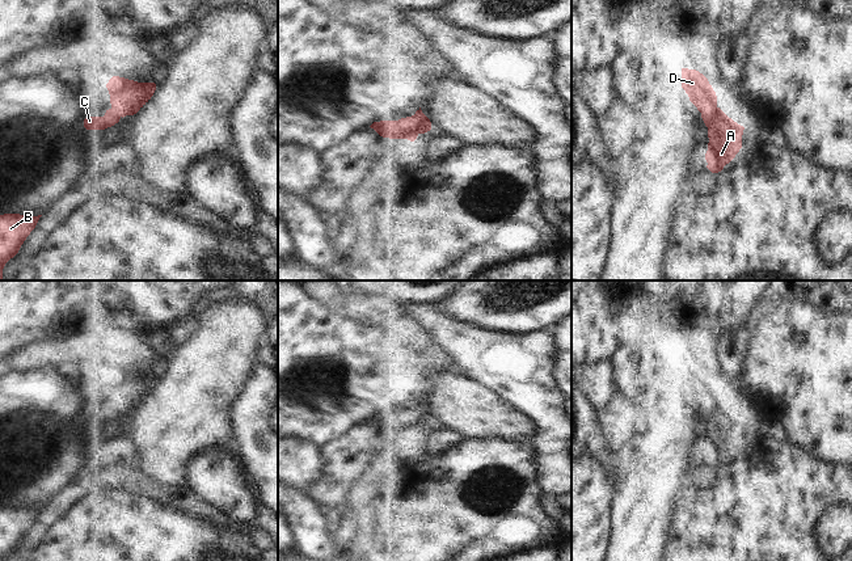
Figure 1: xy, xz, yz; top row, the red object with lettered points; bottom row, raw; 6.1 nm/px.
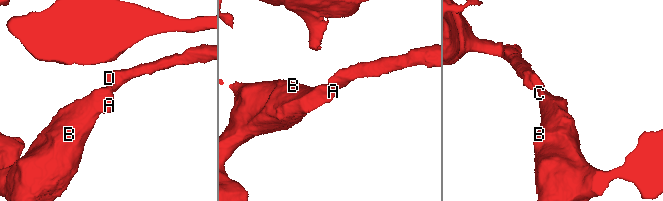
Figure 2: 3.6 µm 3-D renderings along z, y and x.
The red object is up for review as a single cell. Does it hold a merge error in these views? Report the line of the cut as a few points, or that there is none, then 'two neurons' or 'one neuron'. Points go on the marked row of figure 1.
no cut; one neuron

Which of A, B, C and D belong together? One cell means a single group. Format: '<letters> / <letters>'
A B C D

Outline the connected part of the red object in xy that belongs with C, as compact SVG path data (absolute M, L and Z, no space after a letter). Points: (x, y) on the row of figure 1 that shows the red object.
M113 76L106 88L111 107L104 117L87 117L84 119L87 130L105 130L118 123L121 118L136 114L153 96L156 84Z

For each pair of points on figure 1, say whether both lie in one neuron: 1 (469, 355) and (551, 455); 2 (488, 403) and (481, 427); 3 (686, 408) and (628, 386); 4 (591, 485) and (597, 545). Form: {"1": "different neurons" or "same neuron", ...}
{"1": "same neuron", "2": "same neuron", "3": "same neuron", "4": "same neuron"}

